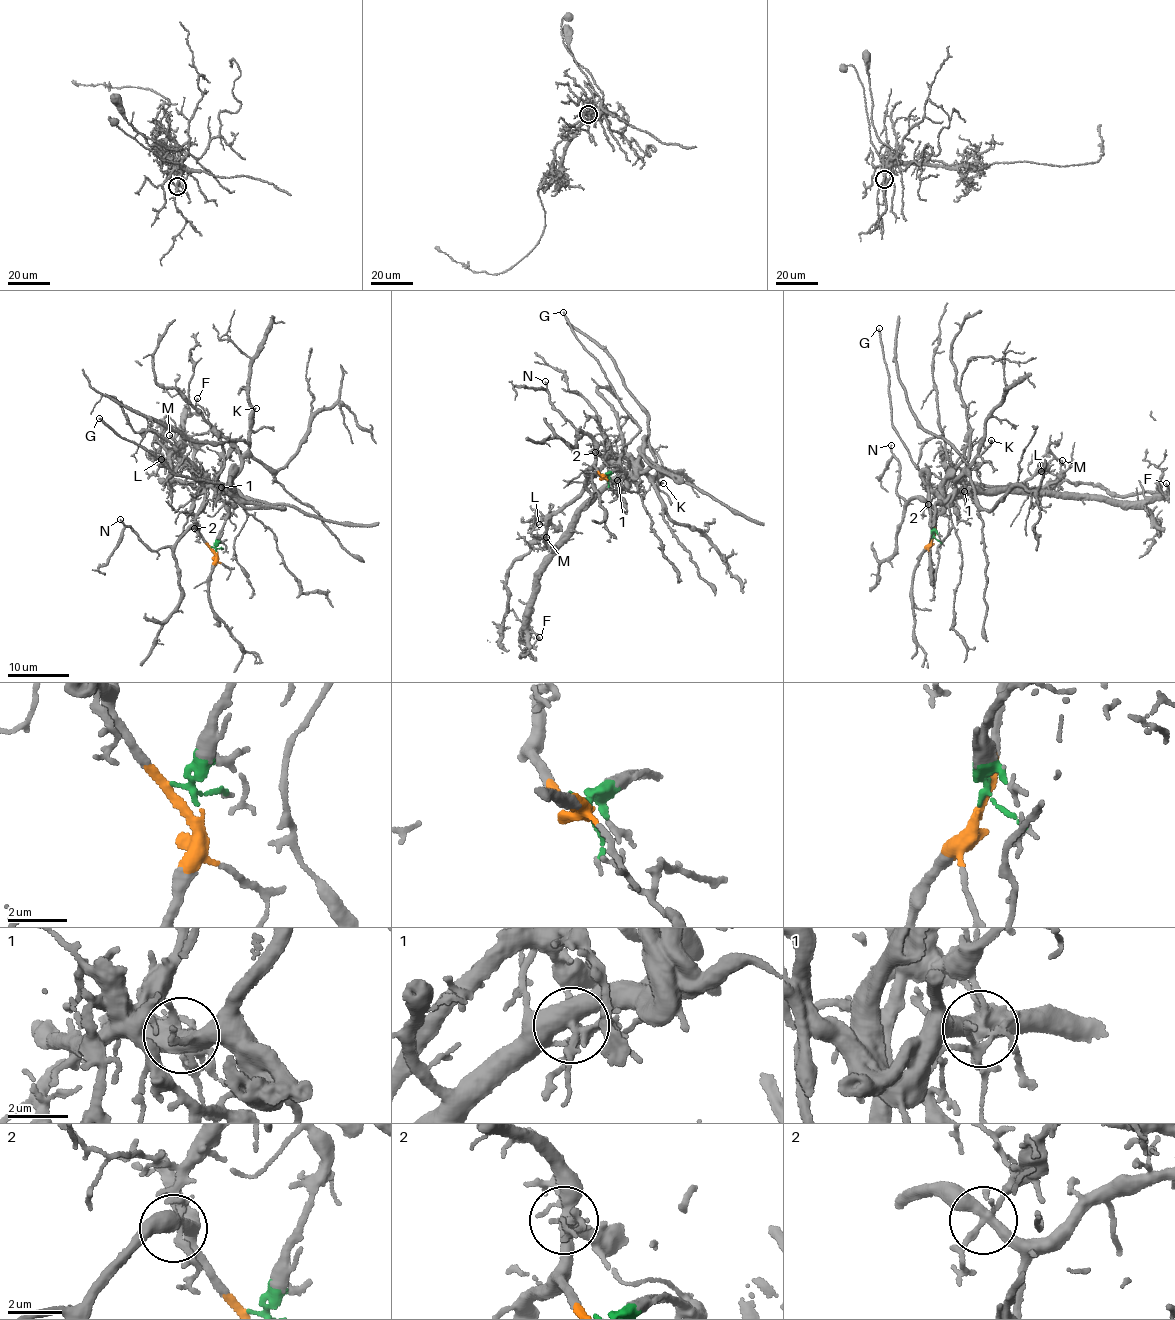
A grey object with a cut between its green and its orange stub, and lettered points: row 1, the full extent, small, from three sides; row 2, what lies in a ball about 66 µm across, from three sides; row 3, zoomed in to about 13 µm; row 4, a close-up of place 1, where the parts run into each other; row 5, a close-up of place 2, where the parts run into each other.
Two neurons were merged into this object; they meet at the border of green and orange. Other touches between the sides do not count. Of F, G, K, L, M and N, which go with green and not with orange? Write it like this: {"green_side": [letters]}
{"green_side": ["G", "L", "M"]}

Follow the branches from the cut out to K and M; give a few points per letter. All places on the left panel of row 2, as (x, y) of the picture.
K: (216, 551), (192, 515), (197, 495), (207, 488), (225, 485), (240, 467), (256, 407)
M: (216, 551), (216, 536), (227, 508), (211, 487), (197, 488), (193, 483), (169, 479), (175, 442), (169, 435)

